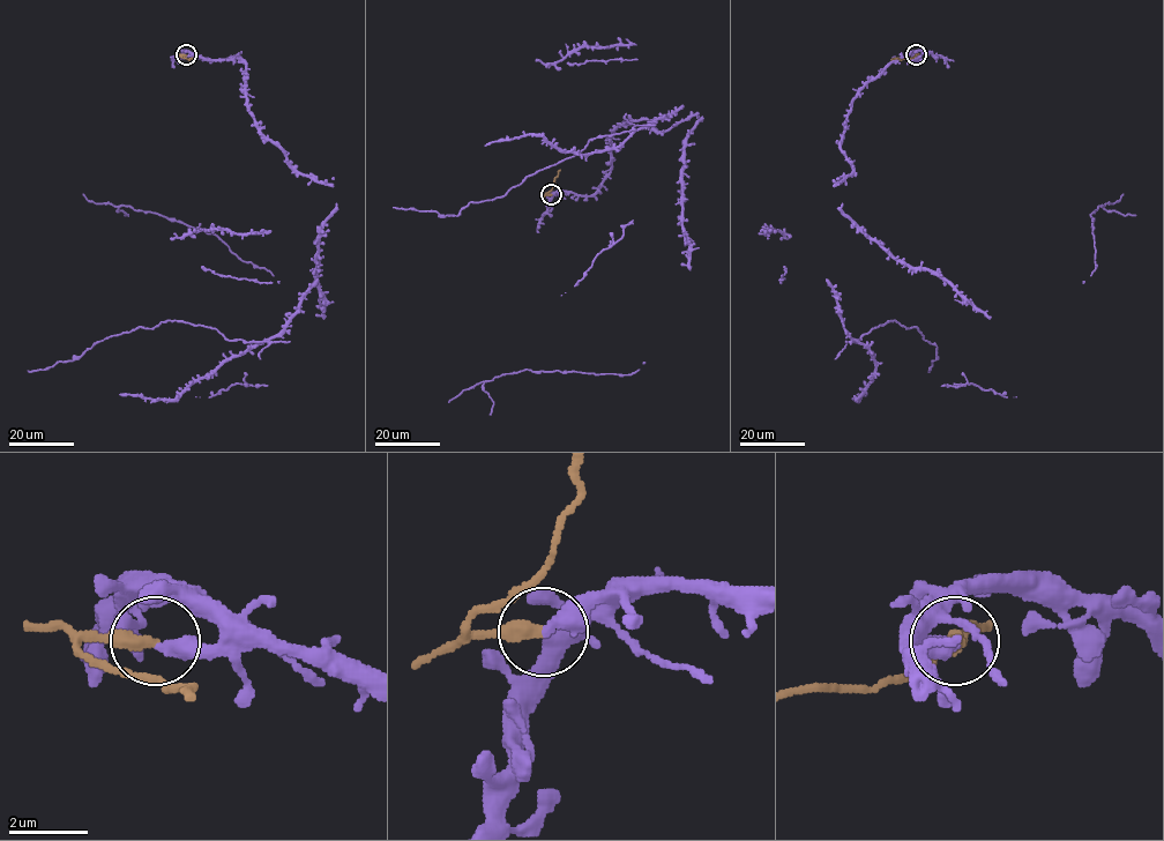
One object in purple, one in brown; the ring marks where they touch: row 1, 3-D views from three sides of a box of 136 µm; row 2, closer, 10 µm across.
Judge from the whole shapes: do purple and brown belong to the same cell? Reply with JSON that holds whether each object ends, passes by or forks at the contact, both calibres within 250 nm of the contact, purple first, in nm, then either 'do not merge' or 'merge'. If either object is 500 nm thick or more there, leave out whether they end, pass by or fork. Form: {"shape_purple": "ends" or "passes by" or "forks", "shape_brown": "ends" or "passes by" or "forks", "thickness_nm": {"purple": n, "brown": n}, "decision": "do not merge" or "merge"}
{"shape_purple": "ends", "shape_brown": "ends", "thickness_nm": {"purple": 400, "brown": 380}, "decision": "do not merge"}

